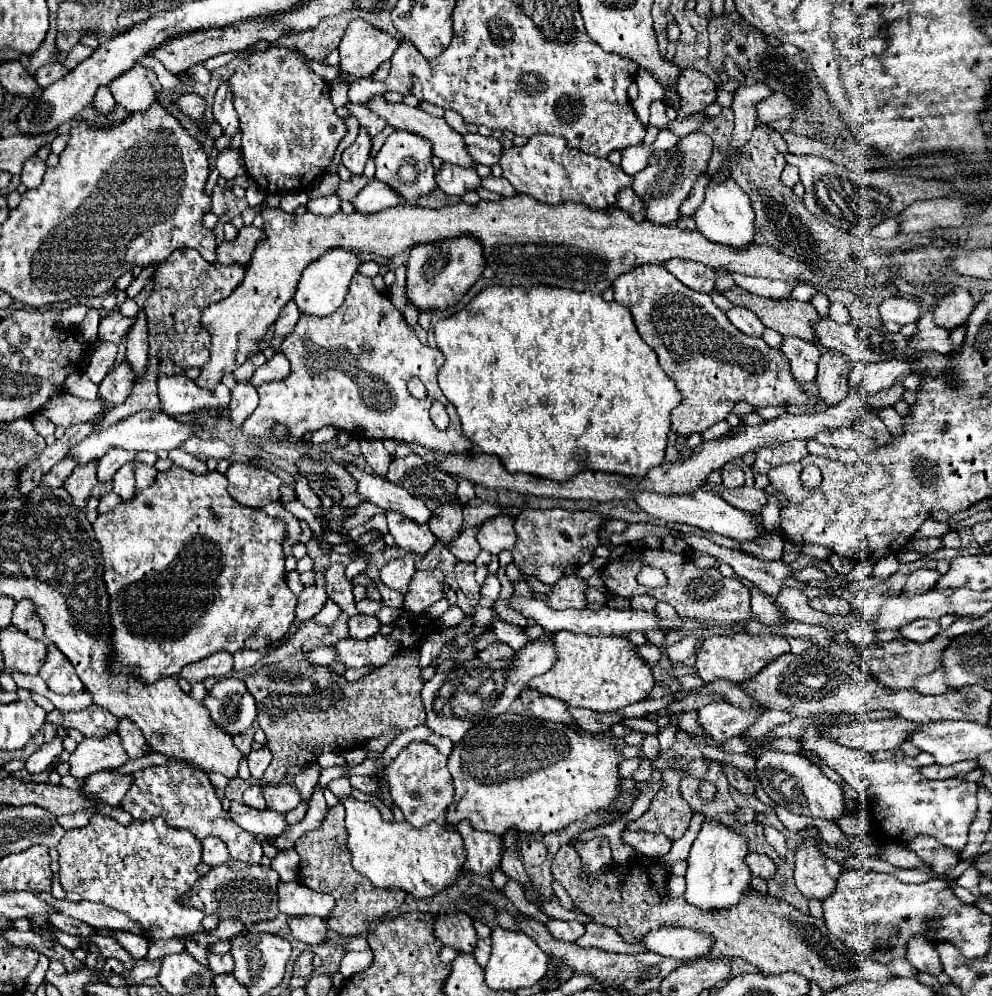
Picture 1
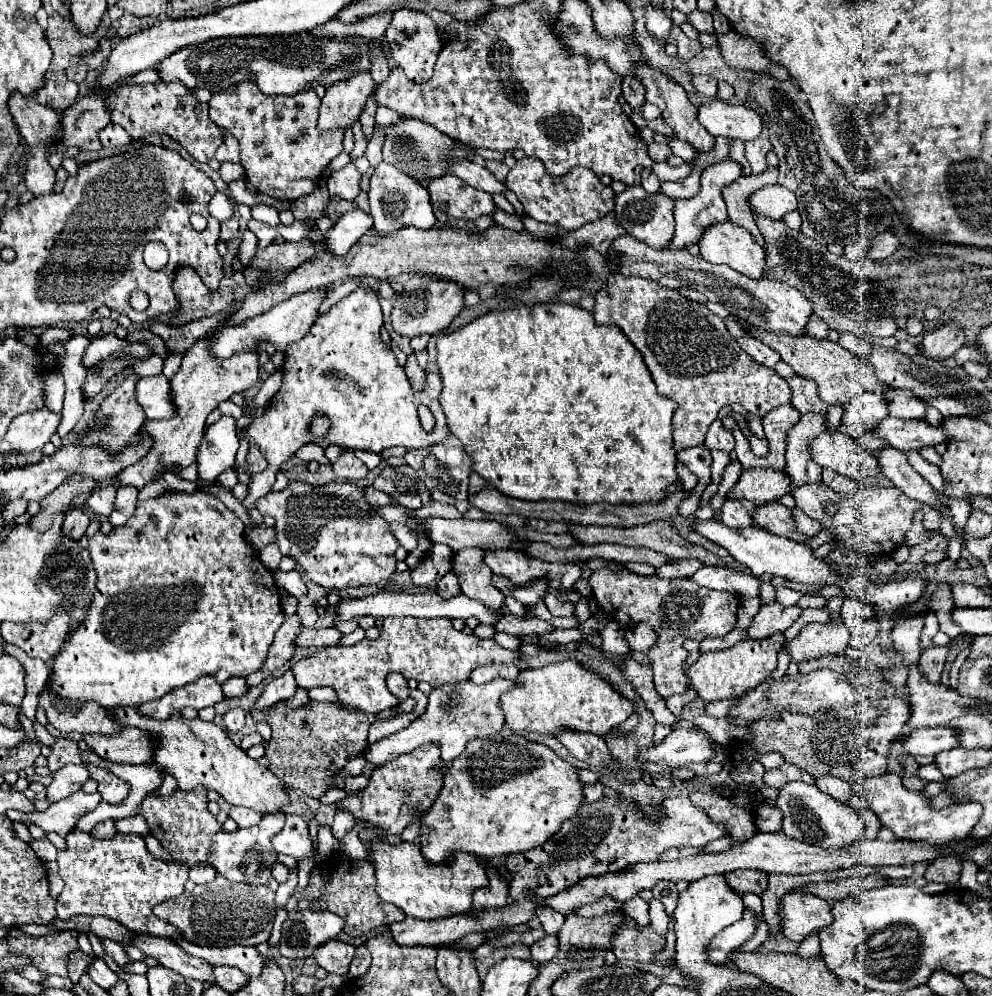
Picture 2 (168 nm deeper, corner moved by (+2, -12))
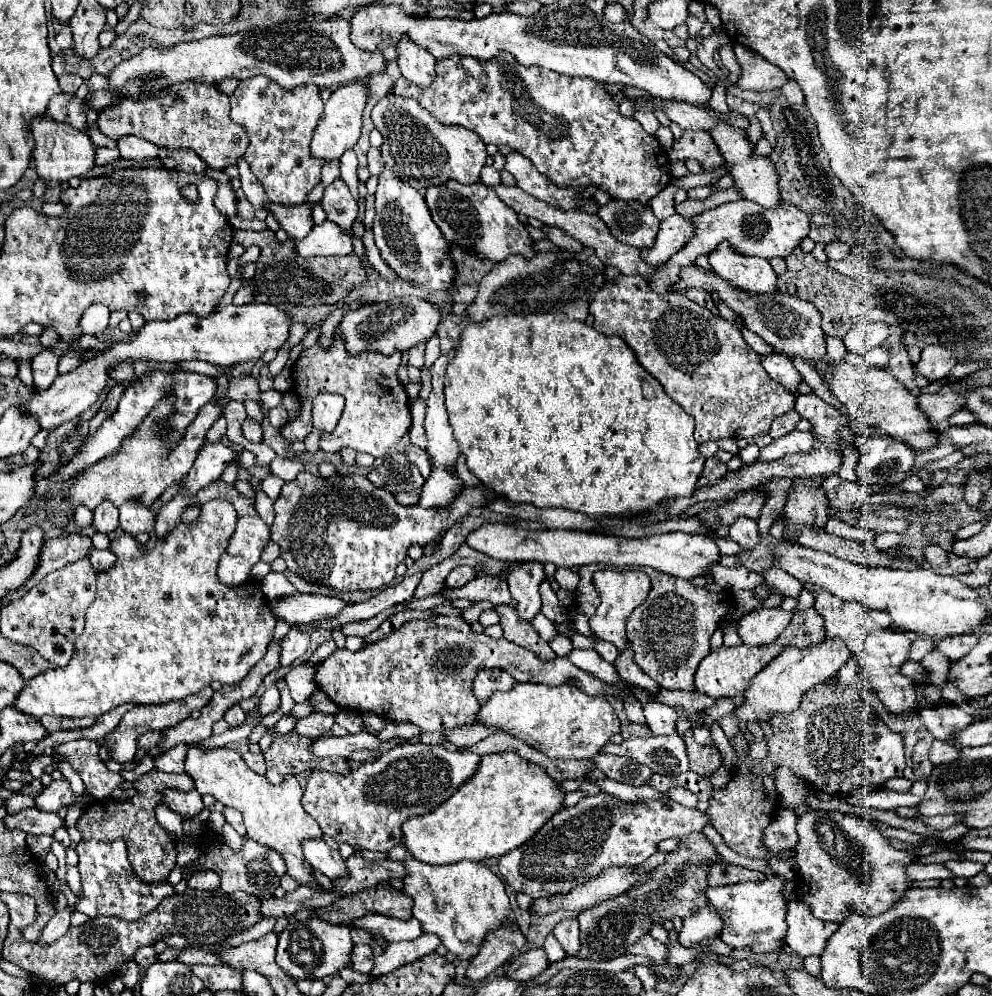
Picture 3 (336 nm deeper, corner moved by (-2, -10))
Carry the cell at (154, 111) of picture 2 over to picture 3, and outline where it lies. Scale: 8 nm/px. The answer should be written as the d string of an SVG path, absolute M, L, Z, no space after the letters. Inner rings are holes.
M181 82L181 86L155 92L153 96L125 100L103 110L97 124L99 130L113 140L133 134L163 148L193 148L201 160L215 170L237 164L237 156L243 156L249 144L245 130L229 120L229 98L221 94L217 86L205 86L199 82Z

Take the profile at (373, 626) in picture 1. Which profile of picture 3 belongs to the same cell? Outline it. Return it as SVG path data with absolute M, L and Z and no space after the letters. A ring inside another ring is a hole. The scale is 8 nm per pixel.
M293 626L281 644L281 666L289 666L295 660L299 660L307 652L309 642L311 642L311 634L303 632L299 626Z

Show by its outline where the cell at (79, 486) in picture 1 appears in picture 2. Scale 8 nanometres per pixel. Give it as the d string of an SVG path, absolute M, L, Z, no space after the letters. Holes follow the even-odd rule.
M79 506L79 508L71 510L71 512L65 516L65 520L63 520L63 524L61 524L61 530L63 530L63 536L73 538L73 540L81 540L81 536L83 536L85 530L87 530L87 526L89 526L89 518L83 514L83 510L81 510L81 506Z

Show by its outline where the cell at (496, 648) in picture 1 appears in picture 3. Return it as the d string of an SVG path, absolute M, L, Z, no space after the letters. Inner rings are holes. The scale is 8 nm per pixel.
M487 668L477 672L473 680L473 694L483 704L493 692L497 690L509 690L513 686L513 676L501 668Z

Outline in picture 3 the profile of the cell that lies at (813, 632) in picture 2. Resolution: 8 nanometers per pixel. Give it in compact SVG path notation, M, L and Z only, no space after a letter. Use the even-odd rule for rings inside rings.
M827 638L819 644L813 644L811 648L791 648L785 646L783 652L769 662L755 678L753 684L749 684L749 692L745 692L745 704L743 708L737 710L737 718L741 722L757 722L759 718L769 720L775 712L793 712L797 710L801 696L815 688L815 684L819 684L821 680L831 678L841 666L847 664L847 660L851 658L849 648L835 638Z

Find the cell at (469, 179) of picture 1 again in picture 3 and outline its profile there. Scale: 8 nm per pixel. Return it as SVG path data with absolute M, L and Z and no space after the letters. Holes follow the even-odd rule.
M449 180L445 184L431 186L425 190L425 202L443 236L453 244L477 250L481 258L501 262L511 254L529 256L529 252L533 252L531 238L517 220L517 214L507 204L497 200L495 192L491 192L491 188L483 182L461 184L457 180Z

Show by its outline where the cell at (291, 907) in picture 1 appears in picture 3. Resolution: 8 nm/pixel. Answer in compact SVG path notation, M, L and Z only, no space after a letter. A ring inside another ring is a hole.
M309 916L305 920L289 922L285 930L279 934L277 964L297 980L323 980L325 976L333 976L341 968L349 966L351 948L353 942L347 924L329 924L319 916Z

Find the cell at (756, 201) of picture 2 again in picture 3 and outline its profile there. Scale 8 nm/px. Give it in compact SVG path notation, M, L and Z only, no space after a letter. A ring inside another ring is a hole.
M751 200L721 204L693 218L693 224L695 224L695 238L689 244L685 244L683 250L673 254L671 260L663 264L661 272L657 272L655 280L649 282L649 286L655 292L669 292L669 286L679 278L679 266L693 264L699 254L709 254L721 240L729 240L733 248L737 248L737 252L745 256L759 256L769 260L773 256L787 258L791 250L799 246L801 238L809 234L809 218L805 216L805 212L801 212L801 208L797 208L795 204L785 204L783 200L775 208L763 208Z

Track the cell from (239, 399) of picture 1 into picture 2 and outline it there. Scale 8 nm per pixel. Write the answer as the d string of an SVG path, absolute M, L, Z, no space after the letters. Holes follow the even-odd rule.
M221 416L219 422L207 428L197 450L197 476L199 480L213 482L217 476L235 466L239 438L235 434L235 420Z

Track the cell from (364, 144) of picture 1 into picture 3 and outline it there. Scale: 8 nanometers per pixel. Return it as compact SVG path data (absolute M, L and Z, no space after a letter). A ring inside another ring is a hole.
M337 178L333 184L329 184L325 188L321 206L327 212L329 220L341 224L343 228L351 228L353 220L357 218L357 212L359 212L357 200L351 196L349 186L341 178Z

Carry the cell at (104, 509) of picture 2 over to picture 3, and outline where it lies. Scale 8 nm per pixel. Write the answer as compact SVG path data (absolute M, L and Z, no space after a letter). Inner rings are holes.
M105 500L103 504L99 504L95 510L93 510L93 526L97 528L97 532L111 532L115 528L119 528L119 510L109 502Z

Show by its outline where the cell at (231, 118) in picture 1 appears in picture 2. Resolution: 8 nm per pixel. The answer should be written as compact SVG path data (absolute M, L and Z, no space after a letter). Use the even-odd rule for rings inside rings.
M223 130L225 134L225 142L219 146L215 158L219 162L239 162L239 142L237 138L233 138L233 134L229 134L227 130Z

